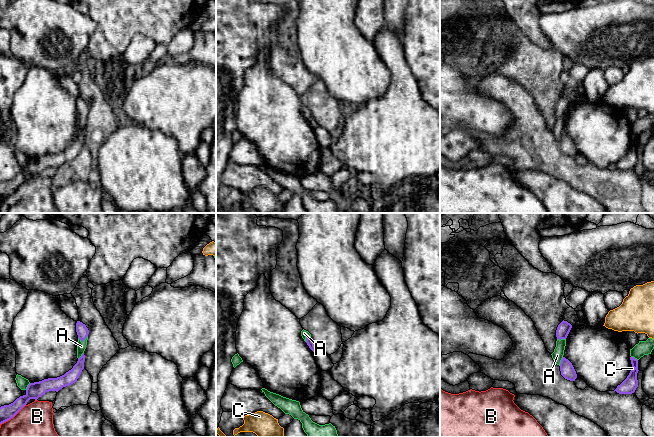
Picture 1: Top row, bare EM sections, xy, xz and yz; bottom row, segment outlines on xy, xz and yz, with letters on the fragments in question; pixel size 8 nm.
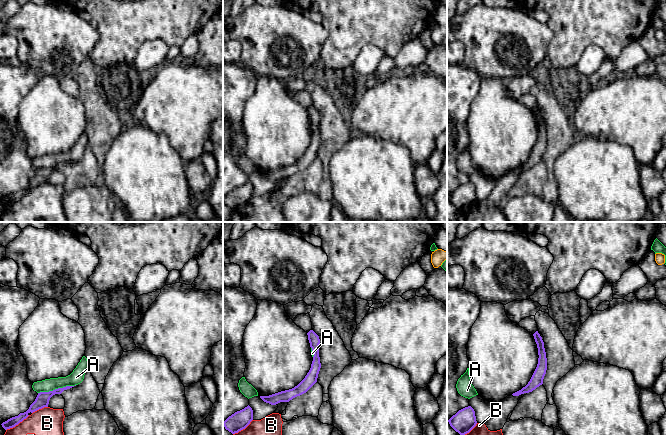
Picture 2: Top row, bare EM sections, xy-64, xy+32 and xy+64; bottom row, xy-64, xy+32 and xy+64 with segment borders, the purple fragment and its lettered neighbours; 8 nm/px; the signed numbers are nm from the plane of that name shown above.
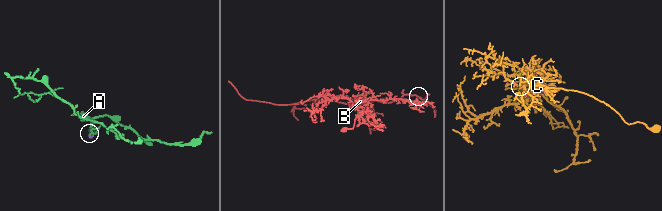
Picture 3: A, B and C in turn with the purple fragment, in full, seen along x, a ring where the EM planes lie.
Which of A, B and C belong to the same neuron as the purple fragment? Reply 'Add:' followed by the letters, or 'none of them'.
Add: A

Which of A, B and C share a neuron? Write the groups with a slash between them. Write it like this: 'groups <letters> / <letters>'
groups A / B / C

